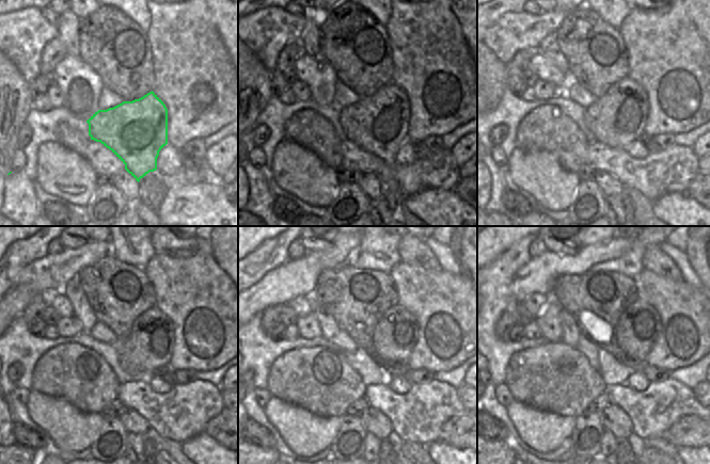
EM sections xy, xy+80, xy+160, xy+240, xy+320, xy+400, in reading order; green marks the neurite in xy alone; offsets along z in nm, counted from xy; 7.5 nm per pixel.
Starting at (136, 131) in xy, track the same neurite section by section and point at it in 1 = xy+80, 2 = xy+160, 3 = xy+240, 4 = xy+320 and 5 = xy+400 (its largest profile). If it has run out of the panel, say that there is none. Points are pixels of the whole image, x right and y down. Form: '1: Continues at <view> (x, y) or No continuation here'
1: Continues at xy+80 (378, 124)
2: Continues at xy+160 (617, 118)
3: Continues at xy+240 (150, 345)
4: Continues at xy+320 (395, 335)
5: Continues at xy+400 (637, 330)

